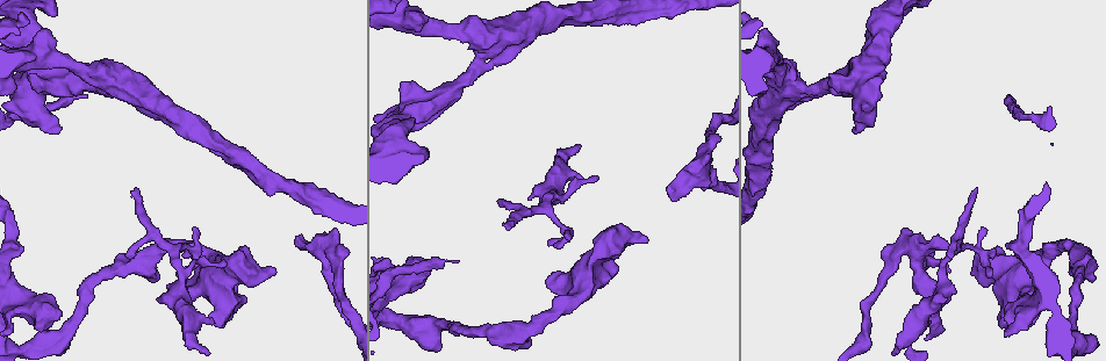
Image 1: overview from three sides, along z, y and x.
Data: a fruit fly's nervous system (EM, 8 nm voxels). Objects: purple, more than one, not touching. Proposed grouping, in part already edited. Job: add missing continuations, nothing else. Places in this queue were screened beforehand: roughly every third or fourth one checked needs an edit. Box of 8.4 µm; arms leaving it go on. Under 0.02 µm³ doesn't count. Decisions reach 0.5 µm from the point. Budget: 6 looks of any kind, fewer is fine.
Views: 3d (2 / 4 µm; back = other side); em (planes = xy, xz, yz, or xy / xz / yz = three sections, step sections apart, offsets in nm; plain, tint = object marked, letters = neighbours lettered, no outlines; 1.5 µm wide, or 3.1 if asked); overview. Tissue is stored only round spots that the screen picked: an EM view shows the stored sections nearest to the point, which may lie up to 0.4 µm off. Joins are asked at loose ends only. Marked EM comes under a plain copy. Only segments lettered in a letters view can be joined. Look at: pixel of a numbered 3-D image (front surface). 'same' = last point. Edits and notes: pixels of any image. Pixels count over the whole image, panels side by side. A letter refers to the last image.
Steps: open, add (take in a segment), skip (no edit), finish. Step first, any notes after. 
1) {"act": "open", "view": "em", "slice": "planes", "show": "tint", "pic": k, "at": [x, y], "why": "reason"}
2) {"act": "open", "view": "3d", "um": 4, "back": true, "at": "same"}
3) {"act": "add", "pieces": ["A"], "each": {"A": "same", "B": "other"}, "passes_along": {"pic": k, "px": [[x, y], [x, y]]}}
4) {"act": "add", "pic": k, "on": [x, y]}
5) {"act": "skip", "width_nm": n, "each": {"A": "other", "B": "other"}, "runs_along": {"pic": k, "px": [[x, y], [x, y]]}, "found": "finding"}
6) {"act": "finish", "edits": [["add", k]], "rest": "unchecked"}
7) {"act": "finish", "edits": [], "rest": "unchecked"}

{"act": "open", "view": "em", "slice": "xz", "step": 8, "show": "letters", "pic": 1, "at": [818, 94]}

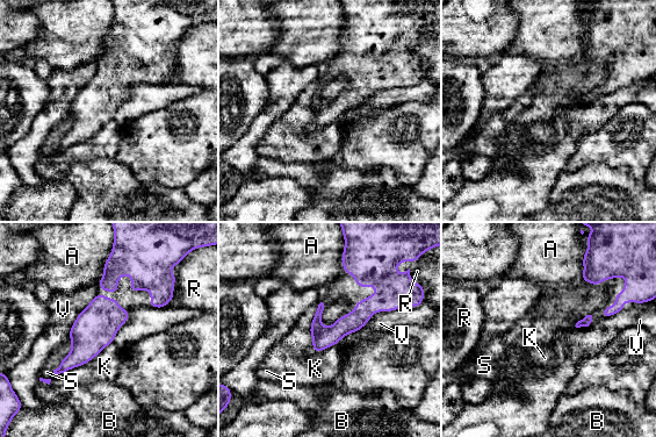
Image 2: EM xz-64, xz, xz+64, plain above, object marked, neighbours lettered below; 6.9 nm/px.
{"act": "skip", "each": {"A": "other", "B": "other", "K": "other", "R": "other", "S": "other", "V": "other"}, "found": "none of them fits"}

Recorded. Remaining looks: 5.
{"act": "open", "view": "em", "slice": "planes", "show": "letters", "pic": 1, "at": [975, 191], "why": "tapers out"}

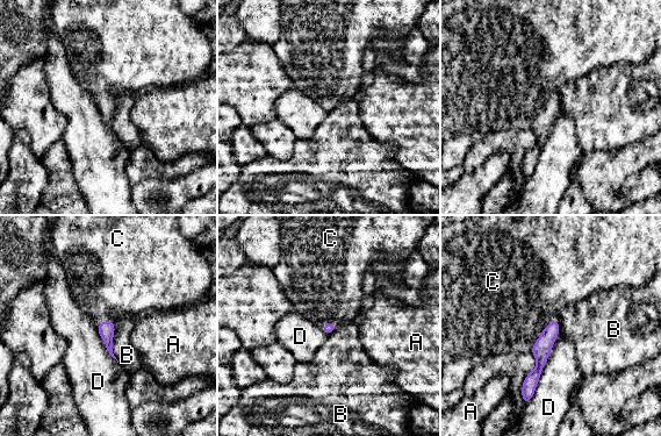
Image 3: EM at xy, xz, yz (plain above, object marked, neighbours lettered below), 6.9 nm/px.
{"act": "add", "pieces": ["C"], "each": {"A": "other", "B": "other", "C": "same", "D": "other"}, "passes_along": {"pic": 3, "px": [[543, 347], [540, 333], [512, 309]]}, "found": "it goes on there"}

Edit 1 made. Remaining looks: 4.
{"act": "finish", "edits": [["add", 3]], "rest": "unchecked"}

